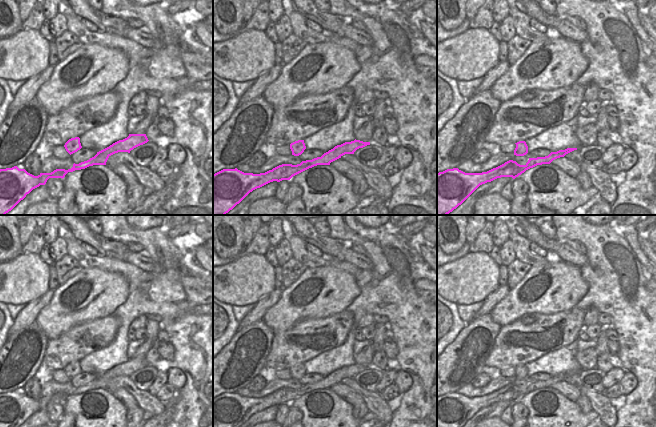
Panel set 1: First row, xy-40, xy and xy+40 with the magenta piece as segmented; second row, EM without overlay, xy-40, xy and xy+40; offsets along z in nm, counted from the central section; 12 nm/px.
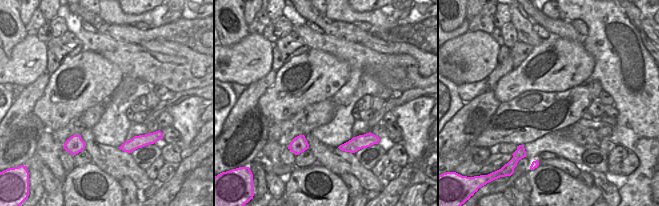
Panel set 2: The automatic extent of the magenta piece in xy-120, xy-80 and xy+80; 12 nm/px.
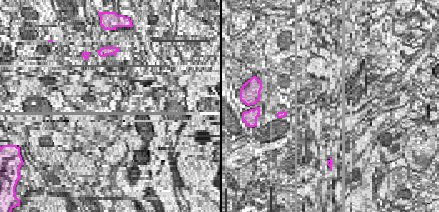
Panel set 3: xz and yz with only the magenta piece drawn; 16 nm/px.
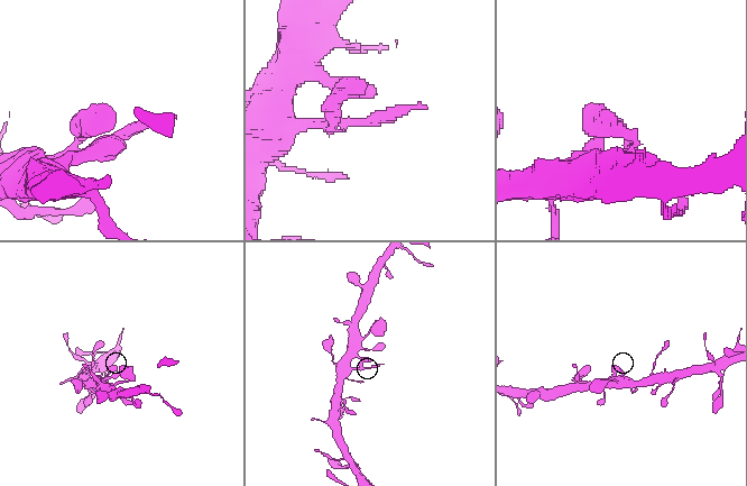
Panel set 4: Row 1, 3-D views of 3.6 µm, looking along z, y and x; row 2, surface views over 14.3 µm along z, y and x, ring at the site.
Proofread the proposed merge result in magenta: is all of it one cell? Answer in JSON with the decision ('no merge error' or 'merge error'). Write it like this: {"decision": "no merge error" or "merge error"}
{"decision": "no merge error"}

